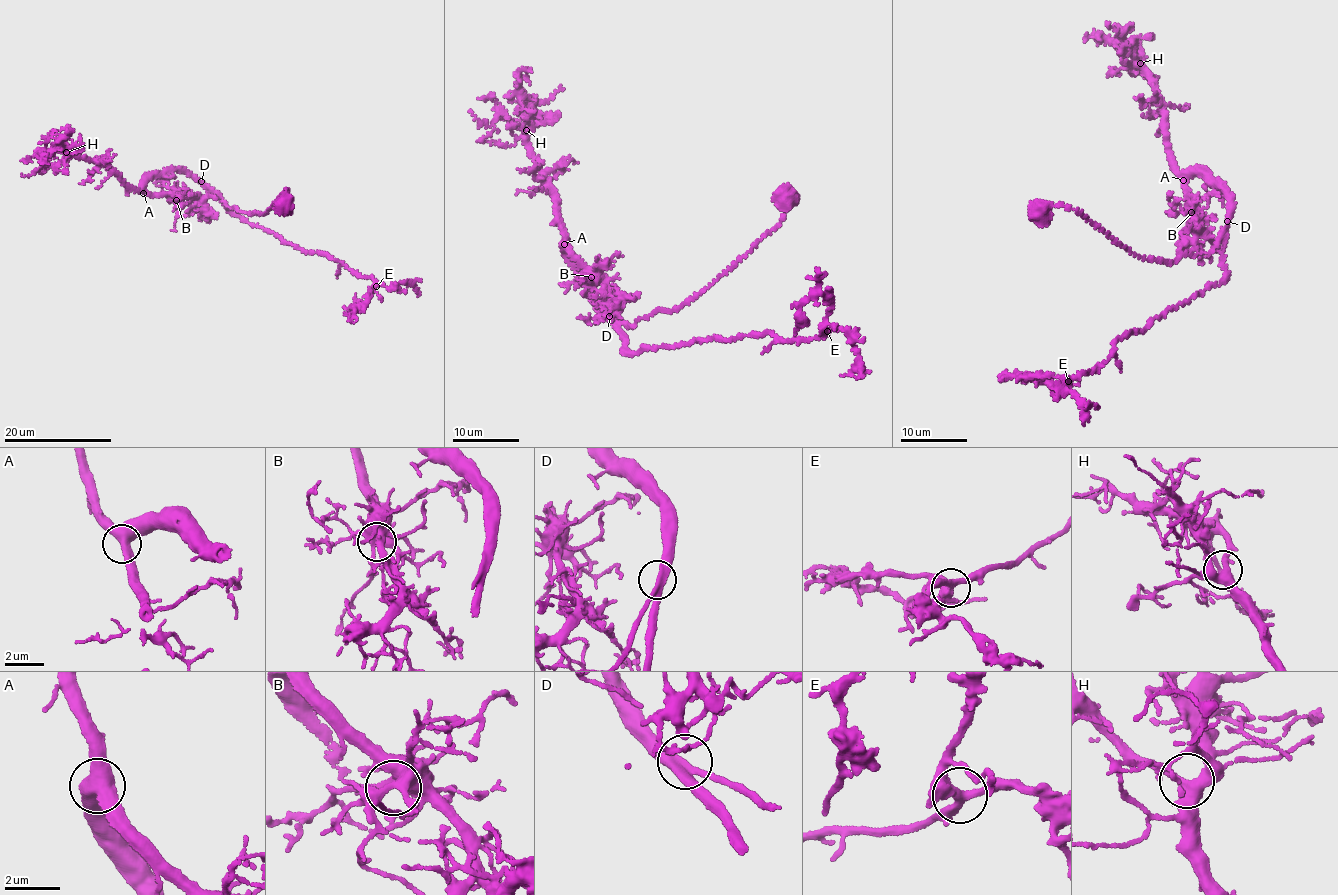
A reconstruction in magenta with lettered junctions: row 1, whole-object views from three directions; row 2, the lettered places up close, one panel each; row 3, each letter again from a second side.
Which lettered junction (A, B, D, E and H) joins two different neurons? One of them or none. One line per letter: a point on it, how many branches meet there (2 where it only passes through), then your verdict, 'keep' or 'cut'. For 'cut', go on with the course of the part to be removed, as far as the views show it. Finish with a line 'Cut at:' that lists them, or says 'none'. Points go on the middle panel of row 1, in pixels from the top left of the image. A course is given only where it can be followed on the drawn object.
A: at (564, 244); 3 branches meet; keep
B: at (591, 277); 5 branches meet; keep
D: at (609, 316); 3 branches meet; keep
E: at (827, 331); 4 branches meet; keep
H: at (526, 130); 3 branches meet; keep
Cut at: none

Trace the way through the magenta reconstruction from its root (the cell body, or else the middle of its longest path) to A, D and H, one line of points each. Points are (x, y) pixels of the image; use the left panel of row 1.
A: (233, 212), (194, 176), (181, 170), (149, 180), (143, 193)
D: (233, 212), (202, 182)
H: (233, 212), (194, 176), (181, 170), (152, 178), (140, 190), (107, 168), (66, 152)

